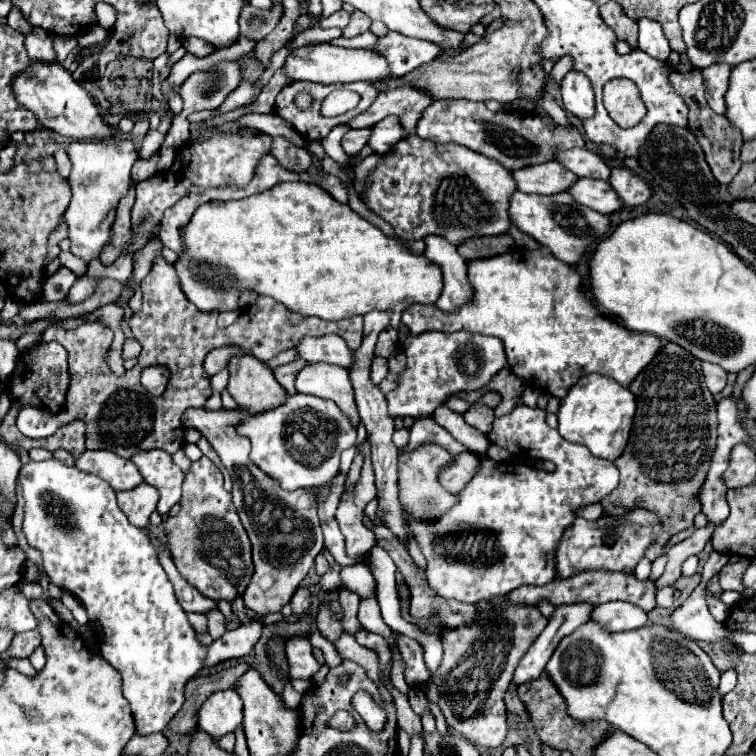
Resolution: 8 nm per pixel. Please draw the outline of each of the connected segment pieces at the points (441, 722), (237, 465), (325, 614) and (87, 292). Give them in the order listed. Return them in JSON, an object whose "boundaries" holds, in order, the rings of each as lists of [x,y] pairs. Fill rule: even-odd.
{"boundaries":[[[[430,701],[428,702],[428,704],[436,720],[436,730],[444,735],[444,733],[447,733],[447,723],[443,713],[441,712],[438,705],[433,704]]],[[[192,407],[182,415],[184,427],[198,429],[210,441],[234,481],[232,503],[250,537],[254,559],[254,575],[244,591],[244,603],[256,615],[266,615],[278,613],[284,603],[290,603],[290,597],[298,589],[300,581],[308,575],[316,555],[324,549],[324,545],[320,521],[316,515],[318,503],[314,495],[308,489],[284,491],[274,479],[270,479],[248,459],[250,441],[236,433],[236,423],[242,421],[244,417],[238,409],[224,407],[218,411]]],[[[326,605],[320,607],[320,613],[318,613],[318,627],[320,627],[322,635],[324,635],[330,643],[334,643],[336,639],[340,639],[340,635],[342,635],[342,627],[340,627],[338,619],[334,617],[332,609],[328,609]]],[[[84,275],[84,277],[78,277],[76,283],[74,283],[74,287],[70,289],[66,301],[70,301],[70,303],[80,303],[80,301],[88,299],[88,297],[94,293],[94,287],[96,287],[98,281],[100,281],[100,279],[88,279],[86,275]]]]}

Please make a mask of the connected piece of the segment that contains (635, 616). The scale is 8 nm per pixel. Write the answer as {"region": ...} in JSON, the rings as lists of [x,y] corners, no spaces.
{"region":[[[614,601],[596,605],[596,609],[592,611],[592,621],[600,623],[608,631],[628,631],[644,627],[648,621],[648,613],[632,603]]]}

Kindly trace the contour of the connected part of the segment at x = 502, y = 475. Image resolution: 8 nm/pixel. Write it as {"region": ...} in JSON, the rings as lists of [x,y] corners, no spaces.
{"region":[[[568,441],[560,443],[560,447],[564,447],[564,467],[556,467],[554,473],[482,457],[480,471],[460,493],[456,507],[436,523],[416,523],[410,519],[416,541],[428,559],[428,583],[436,593],[446,599],[478,603],[480,599],[508,595],[522,585],[546,585],[558,577],[554,571],[554,549],[564,529],[576,519],[574,511],[598,503],[618,485],[618,469],[612,461],[596,459],[586,447]]]}

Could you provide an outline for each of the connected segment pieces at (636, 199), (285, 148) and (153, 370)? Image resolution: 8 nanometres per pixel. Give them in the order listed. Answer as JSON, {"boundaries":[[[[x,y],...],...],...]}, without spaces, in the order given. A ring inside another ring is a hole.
{"boundaries":[[[[612,169],[610,185],[616,189],[620,199],[628,207],[642,205],[642,203],[646,203],[652,197],[650,187],[628,169]]],[[[276,137],[276,139],[272,141],[270,155],[272,155],[284,169],[294,171],[294,173],[306,171],[306,169],[310,167],[310,163],[312,163],[310,155],[308,155],[304,149],[292,145],[292,143],[290,143],[288,139],[284,139],[284,137]]],[[[146,367],[140,375],[140,383],[152,395],[162,395],[168,387],[168,367]]]]}

